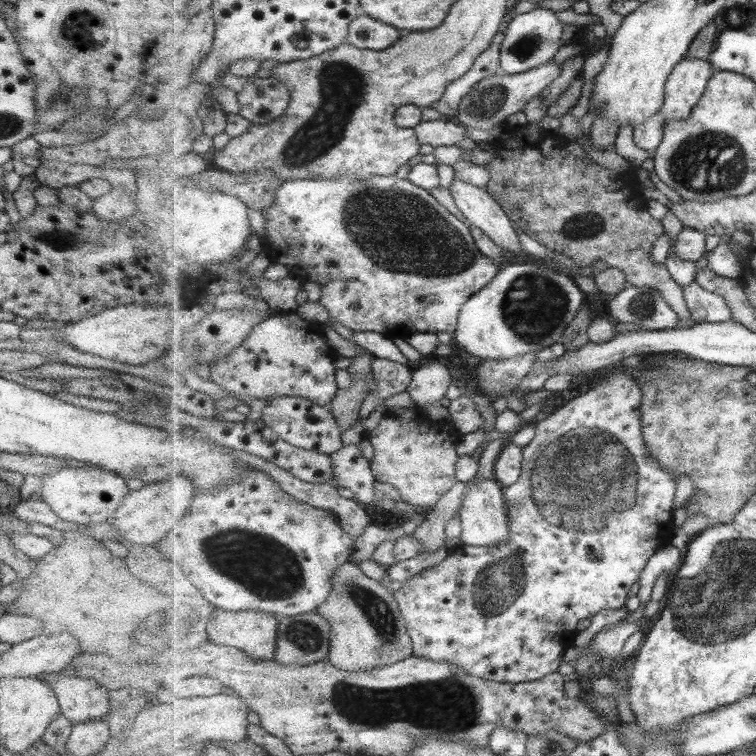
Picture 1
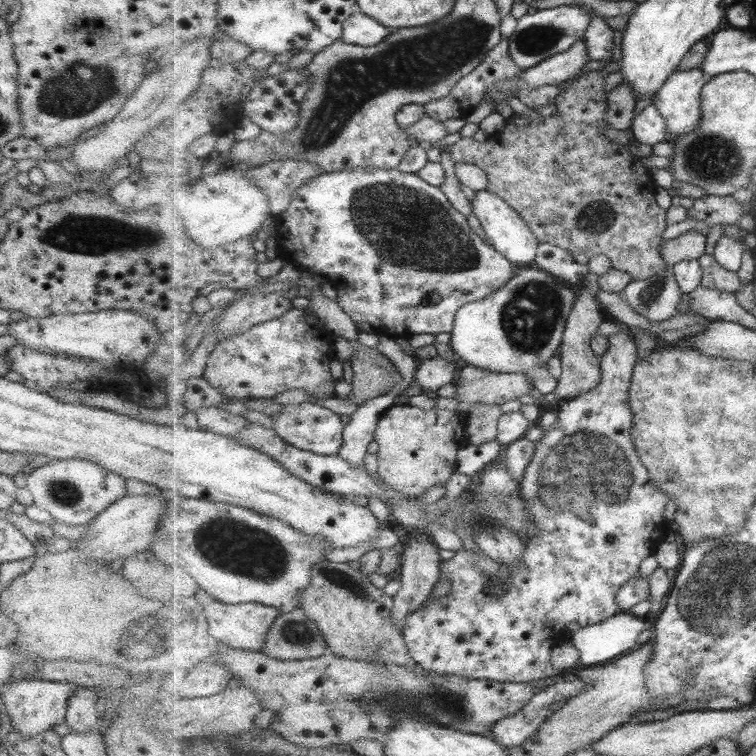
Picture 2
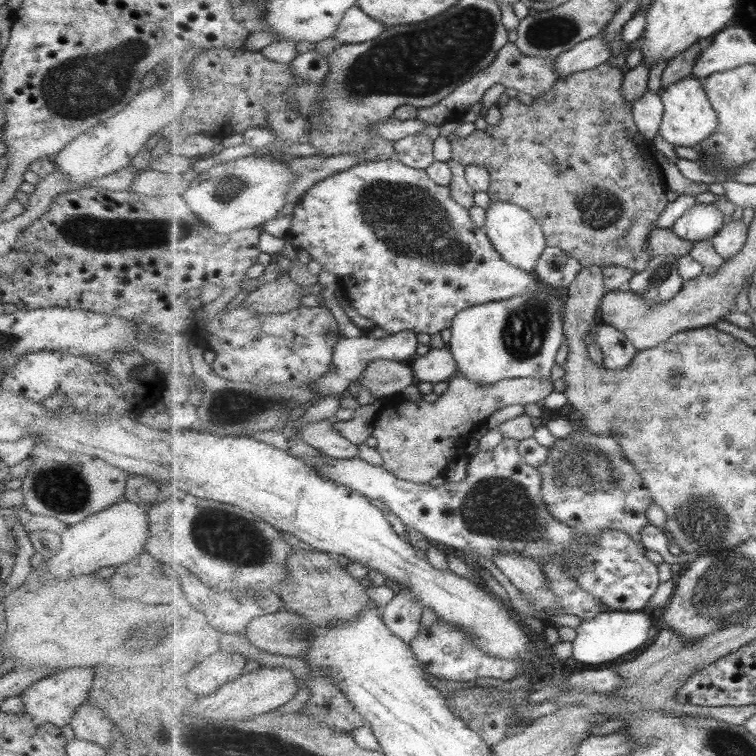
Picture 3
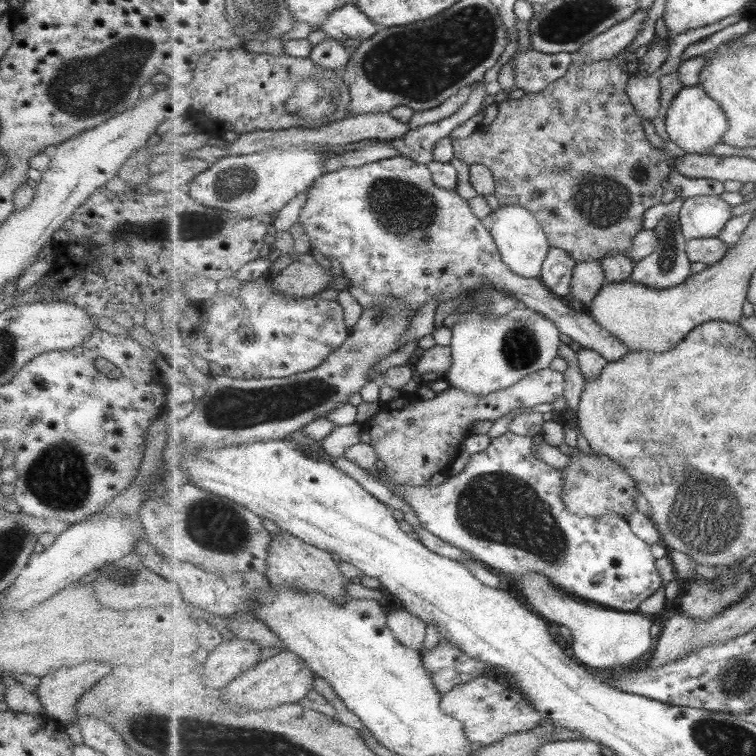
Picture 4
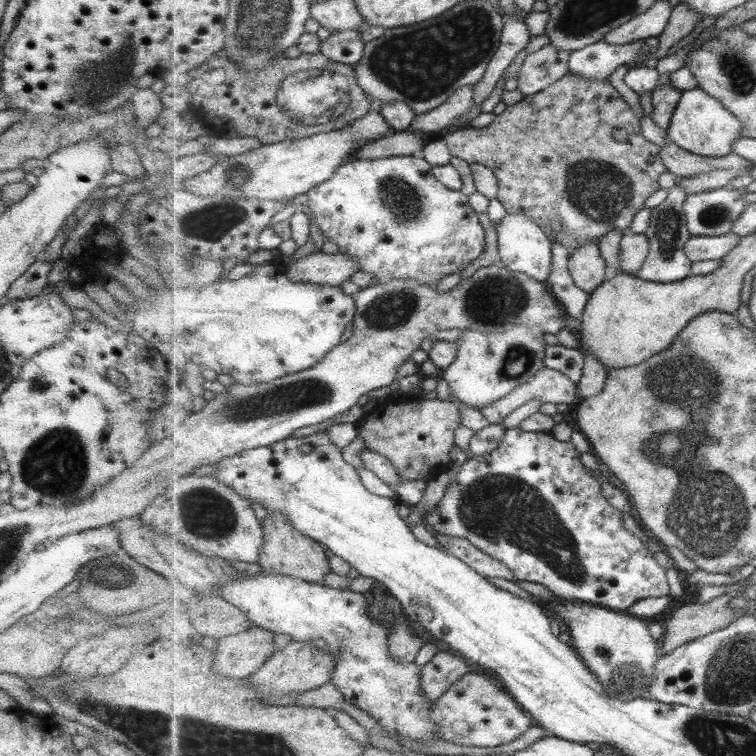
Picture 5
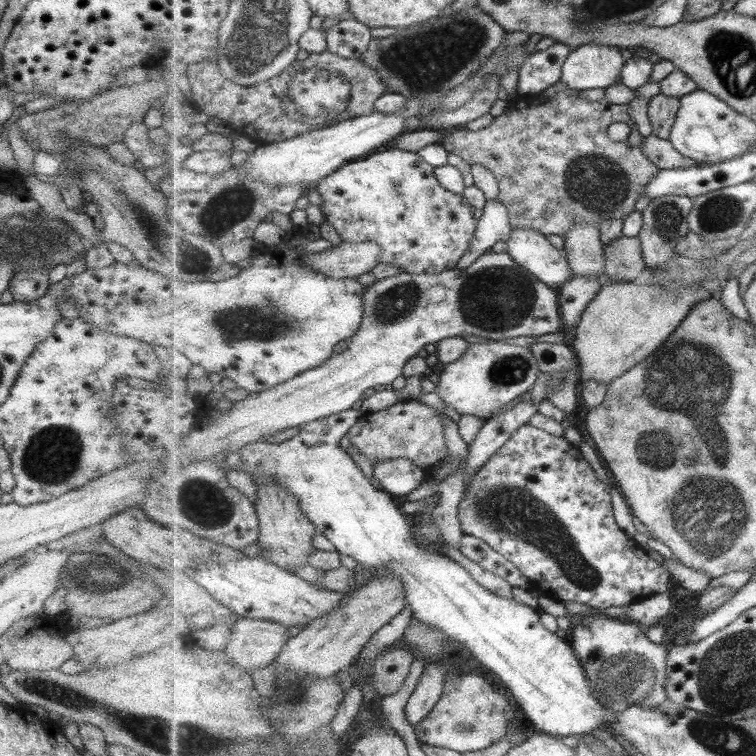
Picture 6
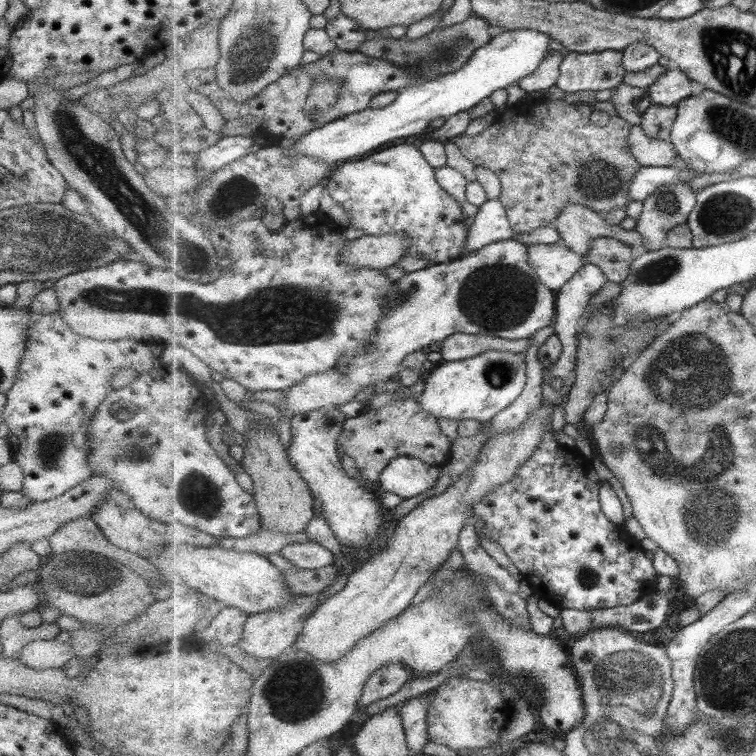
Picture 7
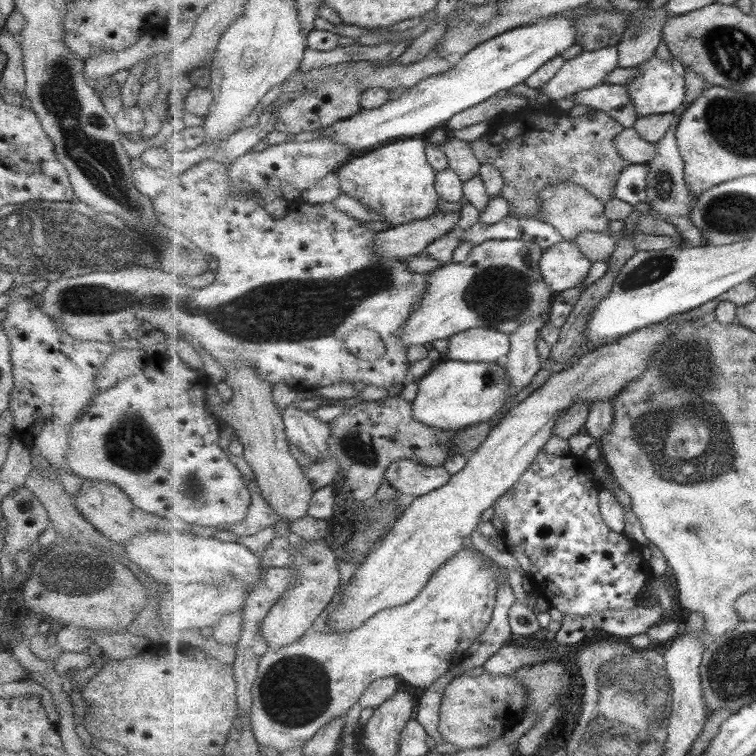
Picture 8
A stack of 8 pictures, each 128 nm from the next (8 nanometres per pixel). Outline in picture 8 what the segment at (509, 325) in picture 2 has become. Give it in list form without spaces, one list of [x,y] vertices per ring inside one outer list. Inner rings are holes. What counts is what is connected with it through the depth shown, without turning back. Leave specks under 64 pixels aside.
[[[447,360],[437,364],[436,368],[419,382],[419,391],[413,401],[413,416],[423,424],[442,428],[446,431],[459,431],[468,426],[487,422],[501,411],[510,396],[510,380],[502,362],[462,362]]]

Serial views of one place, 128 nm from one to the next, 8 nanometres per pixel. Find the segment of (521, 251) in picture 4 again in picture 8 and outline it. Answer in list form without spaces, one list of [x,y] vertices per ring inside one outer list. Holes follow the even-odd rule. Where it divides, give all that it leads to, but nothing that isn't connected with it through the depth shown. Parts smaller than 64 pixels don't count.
[[[571,241],[559,242],[545,250],[541,258],[541,273],[547,286],[559,294],[585,282],[593,262]]]

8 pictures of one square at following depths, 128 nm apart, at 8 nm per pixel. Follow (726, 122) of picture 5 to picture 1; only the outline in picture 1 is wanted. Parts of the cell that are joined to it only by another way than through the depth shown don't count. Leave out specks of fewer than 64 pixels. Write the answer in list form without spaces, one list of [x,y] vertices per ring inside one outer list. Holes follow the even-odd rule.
[[[689,57],[681,60],[666,83],[666,99],[661,110],[665,118],[688,119],[700,103],[716,70],[710,60]]]

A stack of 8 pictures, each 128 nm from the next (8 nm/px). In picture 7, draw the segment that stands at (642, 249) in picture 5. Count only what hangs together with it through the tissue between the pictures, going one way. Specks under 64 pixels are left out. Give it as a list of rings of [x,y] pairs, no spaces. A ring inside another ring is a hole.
[[[604,237],[591,245],[591,253],[585,260],[599,266],[609,282],[623,284],[629,278],[636,259],[631,246],[615,238]]]

